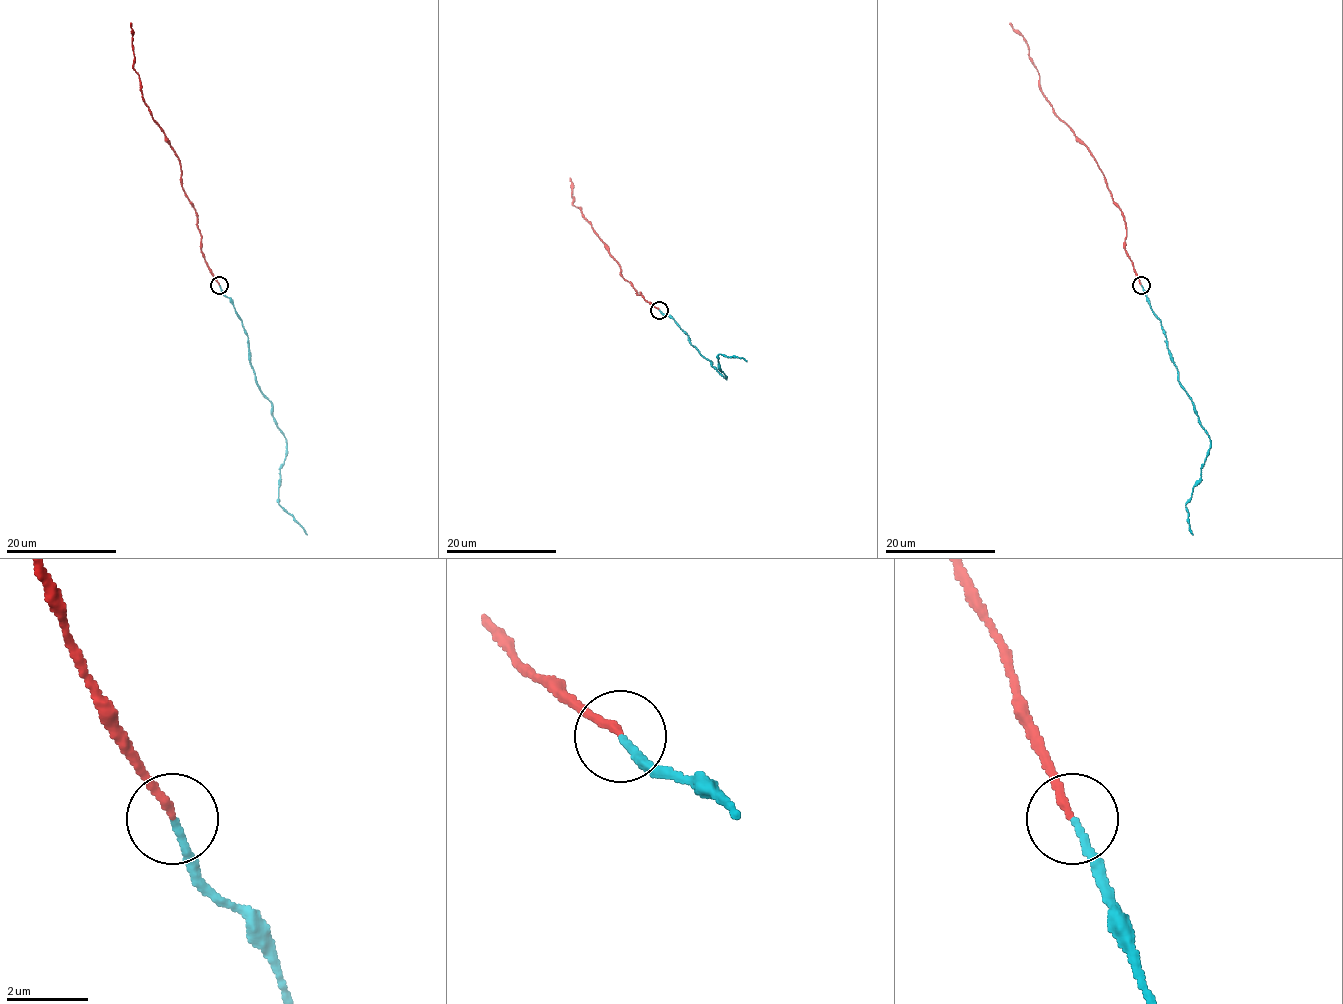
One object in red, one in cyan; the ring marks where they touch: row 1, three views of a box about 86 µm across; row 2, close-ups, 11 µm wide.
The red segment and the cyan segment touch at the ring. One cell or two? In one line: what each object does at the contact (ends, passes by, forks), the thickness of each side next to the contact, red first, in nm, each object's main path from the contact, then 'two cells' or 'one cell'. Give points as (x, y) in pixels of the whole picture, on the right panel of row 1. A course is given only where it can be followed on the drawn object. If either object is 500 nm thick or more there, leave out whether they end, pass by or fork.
red ends; cyan ends; calibres 180 and 160 nm; course red (1141, 285), (1126, 251), (1125, 216), (1106, 178), (1089, 149), (1056, 114), (1039, 84), (1028, 44), (1009, 23); course cyan (1141, 285), (1166, 337), (1179, 384), (1211, 440), (1201, 480), (1187, 504), (1193, 534); one cell

